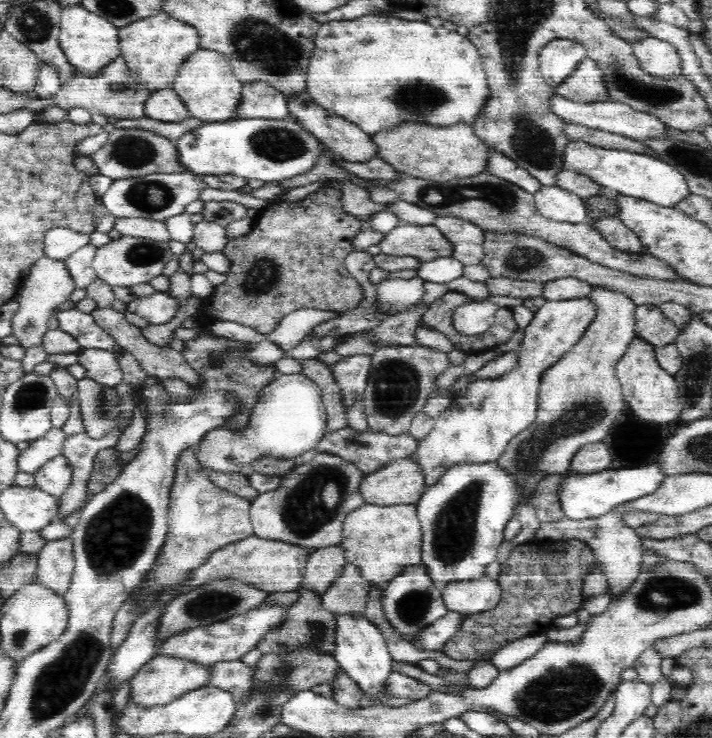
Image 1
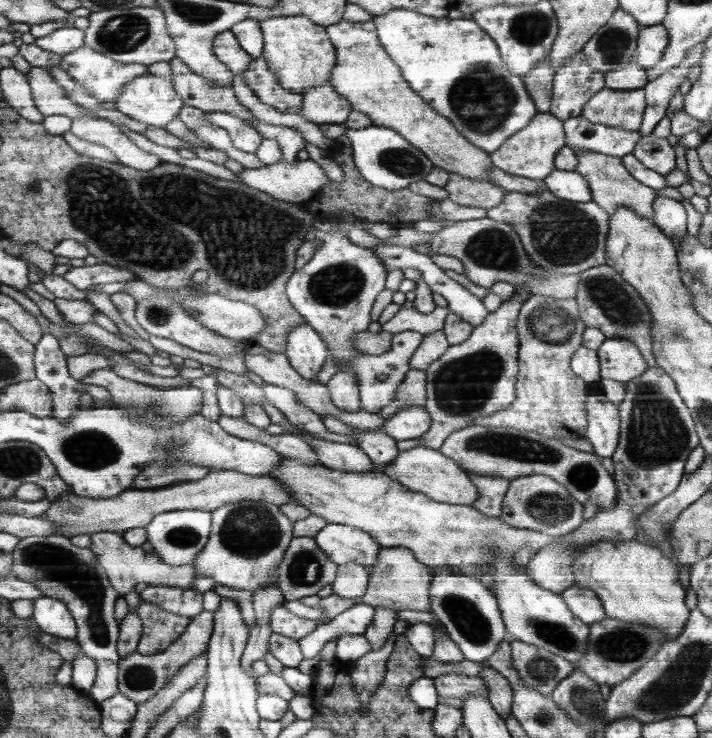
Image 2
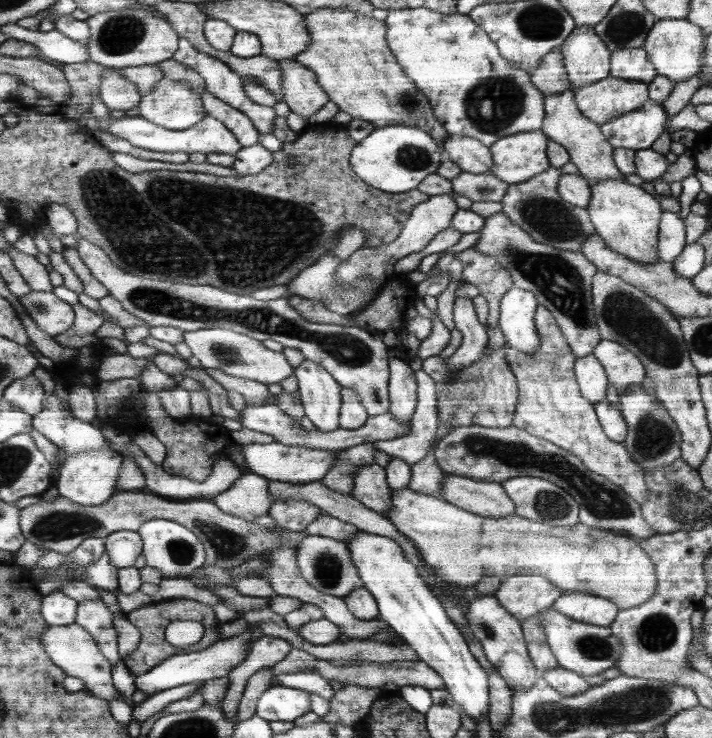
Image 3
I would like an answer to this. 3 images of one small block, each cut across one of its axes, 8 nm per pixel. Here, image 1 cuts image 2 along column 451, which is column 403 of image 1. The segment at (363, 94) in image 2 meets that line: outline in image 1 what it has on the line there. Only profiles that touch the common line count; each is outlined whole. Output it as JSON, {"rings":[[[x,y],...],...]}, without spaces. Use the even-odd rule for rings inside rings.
{"rings":[[[402,121],[390,129],[382,129],[373,135],[373,143],[377,146],[376,156],[391,164],[398,172],[414,178],[447,181],[458,177],[471,177],[487,170],[489,157],[488,145],[474,132],[473,125],[460,121],[453,125],[431,125],[418,121]]]}

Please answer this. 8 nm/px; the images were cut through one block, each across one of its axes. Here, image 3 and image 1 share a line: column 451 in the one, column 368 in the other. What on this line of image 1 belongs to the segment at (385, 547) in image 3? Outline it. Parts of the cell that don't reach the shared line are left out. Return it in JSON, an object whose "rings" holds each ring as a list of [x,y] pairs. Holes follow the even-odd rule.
{"rings":[[[350,612],[335,614],[335,649],[333,655],[340,668],[344,669],[368,695],[376,699],[378,705],[387,705],[389,694],[383,689],[387,676],[392,670],[392,657],[382,632],[368,621],[364,615],[352,615]]]}

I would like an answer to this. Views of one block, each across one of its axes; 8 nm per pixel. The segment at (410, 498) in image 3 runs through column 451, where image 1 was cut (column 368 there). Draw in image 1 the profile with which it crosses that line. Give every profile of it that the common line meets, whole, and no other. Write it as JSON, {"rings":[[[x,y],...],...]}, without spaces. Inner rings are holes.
{"rings":[[[360,505],[346,517],[339,544],[345,551],[345,560],[358,566],[362,577],[372,586],[384,586],[407,567],[421,564],[422,525],[416,505]]]}

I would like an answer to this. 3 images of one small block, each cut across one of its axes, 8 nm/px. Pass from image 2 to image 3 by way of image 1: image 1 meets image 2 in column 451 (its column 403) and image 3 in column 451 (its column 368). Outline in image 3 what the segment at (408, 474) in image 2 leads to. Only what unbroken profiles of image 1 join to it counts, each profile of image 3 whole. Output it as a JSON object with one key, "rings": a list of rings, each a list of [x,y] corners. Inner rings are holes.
{"rings":[[[447,473],[447,478],[442,484],[443,500],[450,504],[459,505],[468,512],[476,513],[485,517],[502,518],[516,512],[515,501],[507,495],[507,491],[501,483],[481,481],[472,477]]]}

